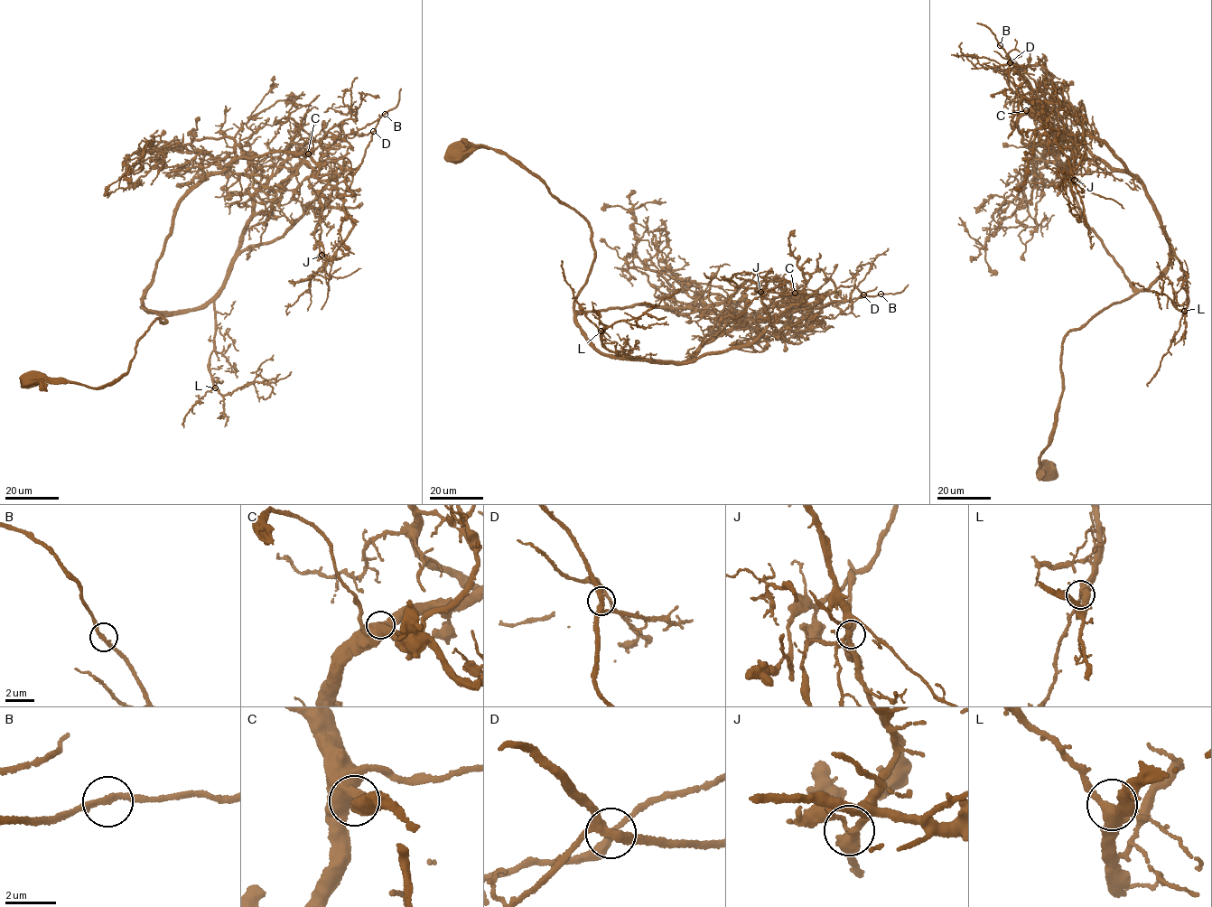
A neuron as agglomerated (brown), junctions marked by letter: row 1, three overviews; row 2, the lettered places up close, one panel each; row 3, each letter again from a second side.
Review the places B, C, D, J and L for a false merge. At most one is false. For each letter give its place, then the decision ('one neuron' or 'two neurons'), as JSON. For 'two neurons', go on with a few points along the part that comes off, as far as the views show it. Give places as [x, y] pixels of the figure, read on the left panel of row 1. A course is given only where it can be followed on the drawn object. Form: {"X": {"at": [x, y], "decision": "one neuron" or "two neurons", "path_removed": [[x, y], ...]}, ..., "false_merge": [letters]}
{"B": {"at": [385, 114], "decision": "one neuron"}, "C": {"at": [308, 154], "decision": "one neuron"}, "D": {"at": [373, 131], "decision": "one neuron"}, "J": {"at": [321, 255], "decision": "two neurons", "path_removed": [[321, 256], [315, 227], [337, 177], [305, 163], [257, 168], [242, 158], [157, 147]]}, "L": {"at": [215, 388], "decision": "one neuron"}, "false_merge": ["J"]}

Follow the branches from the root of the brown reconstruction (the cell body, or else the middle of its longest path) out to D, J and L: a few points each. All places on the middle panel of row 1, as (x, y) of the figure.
D: (457, 154), (499, 149), (588, 223), (575, 325), (614, 358), (694, 360), (842, 285), (863, 294)
J: (457, 154), (499, 149), (588, 223), (575, 325), (601, 352), (682, 363), (750, 343), (774, 307), (760, 291)
L: (457, 154), (499, 149), (586, 220), (595, 255), (575, 325), (601, 352), (635, 358), (606, 349), (601, 331)

